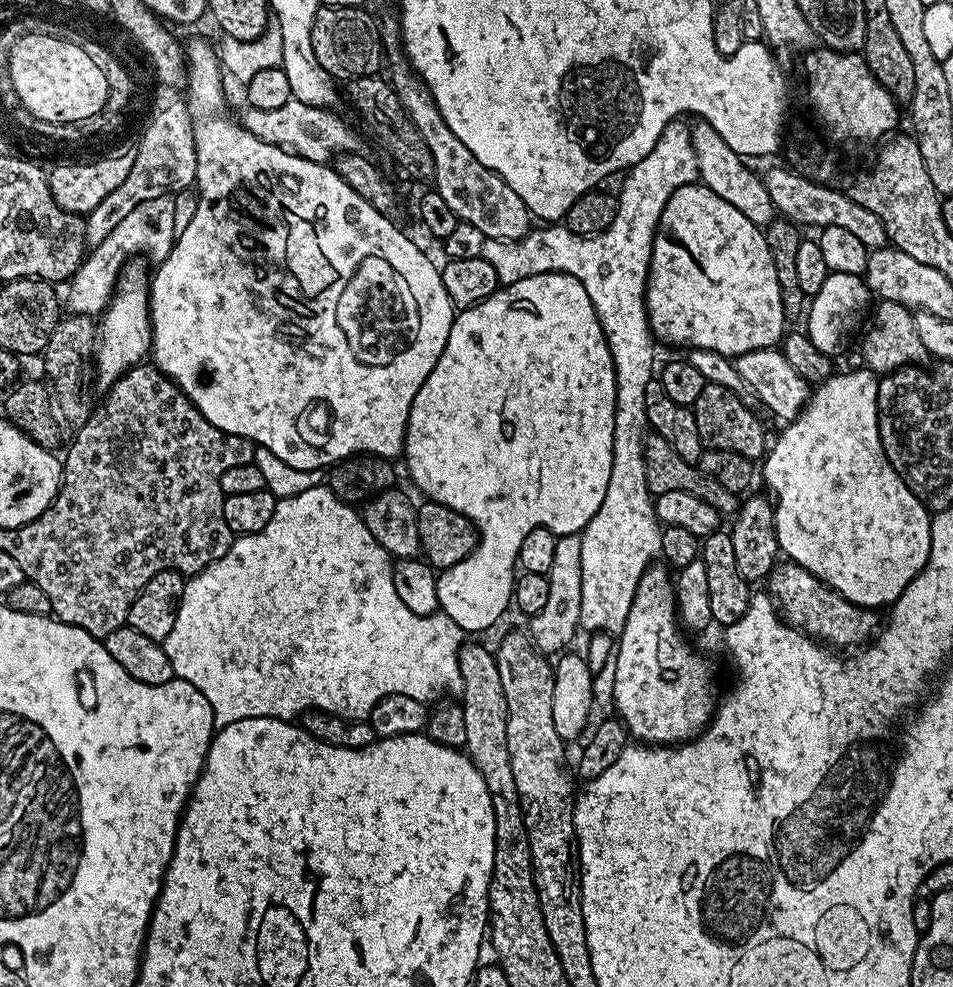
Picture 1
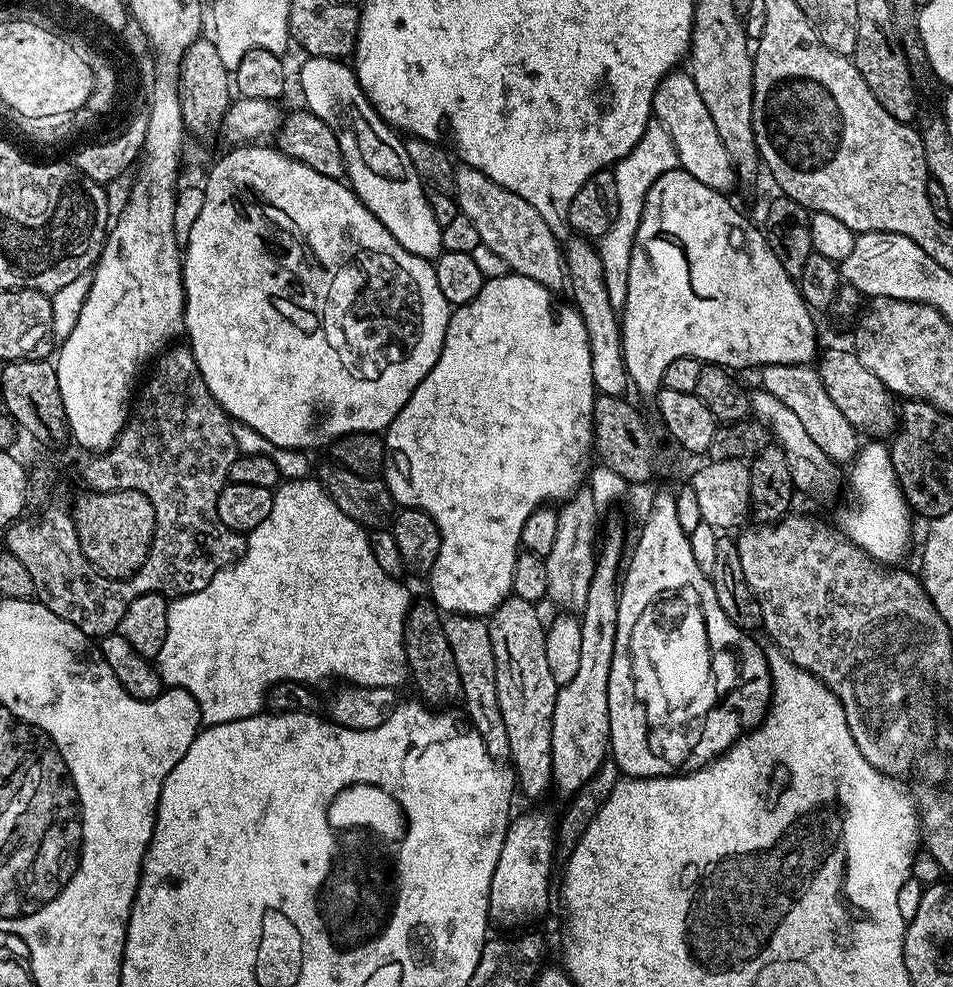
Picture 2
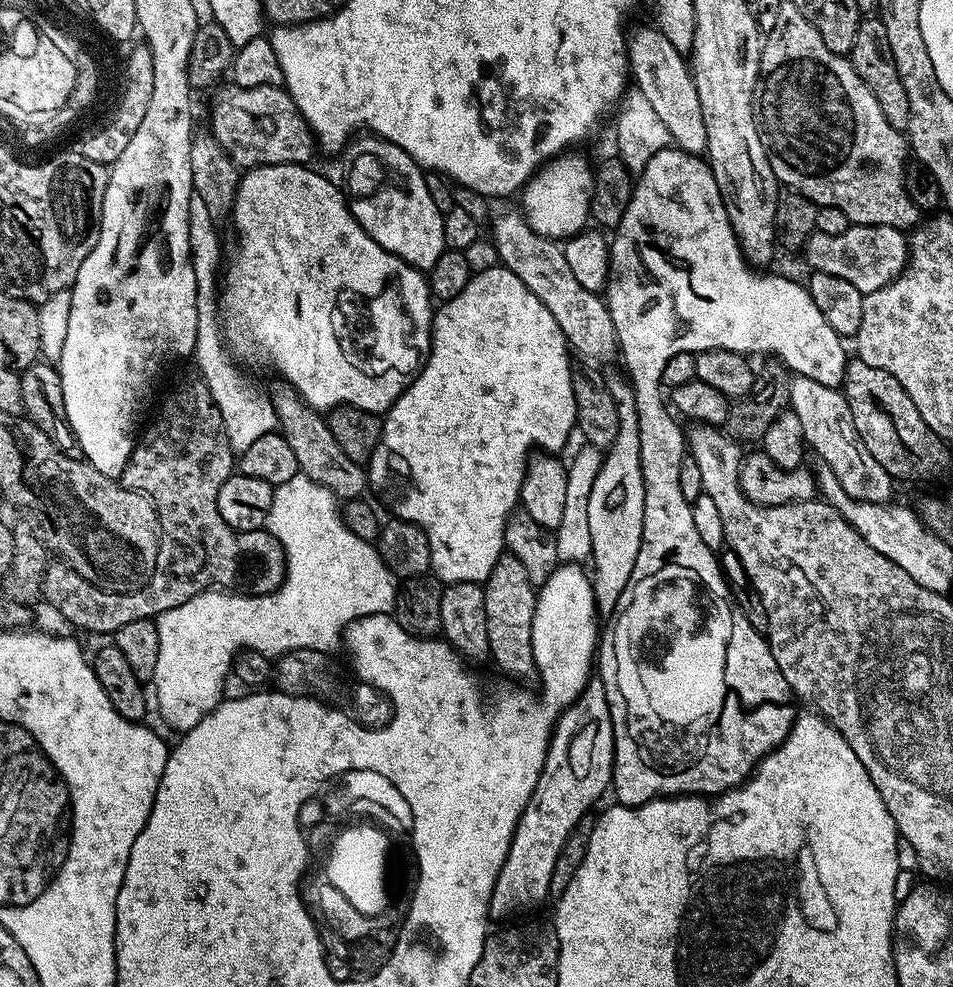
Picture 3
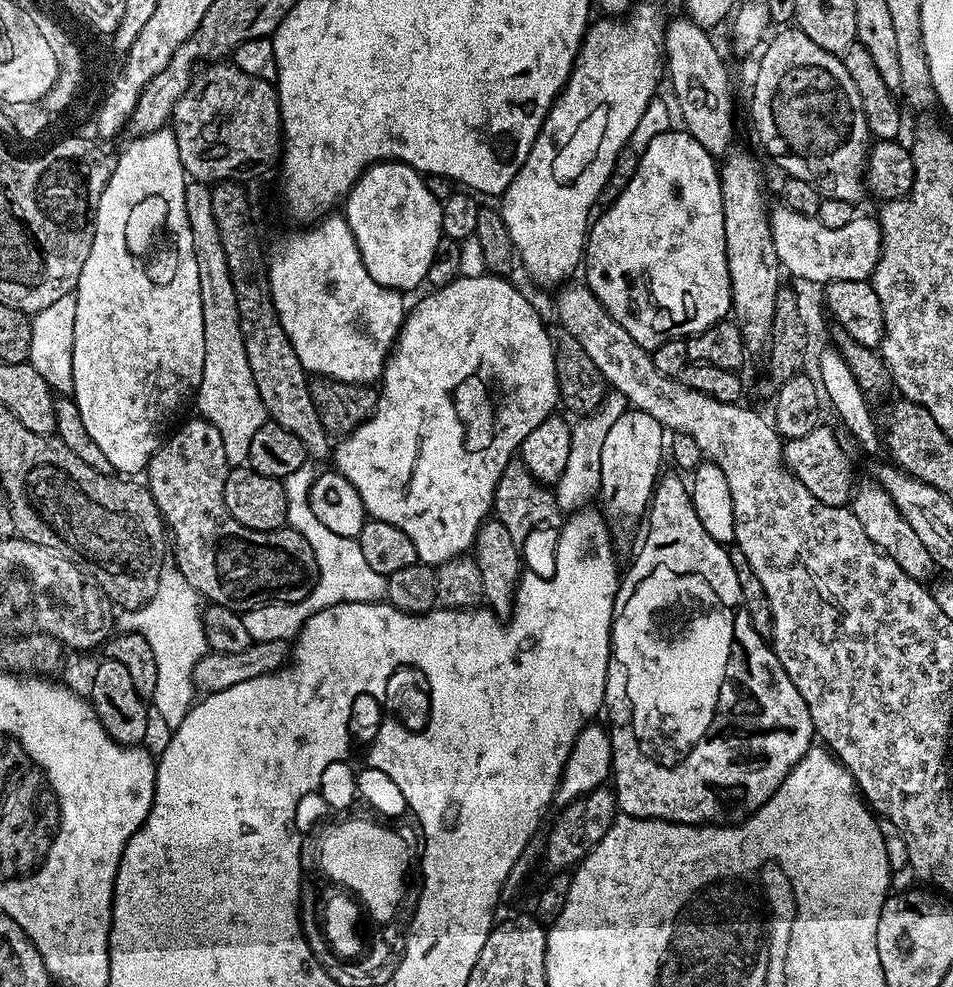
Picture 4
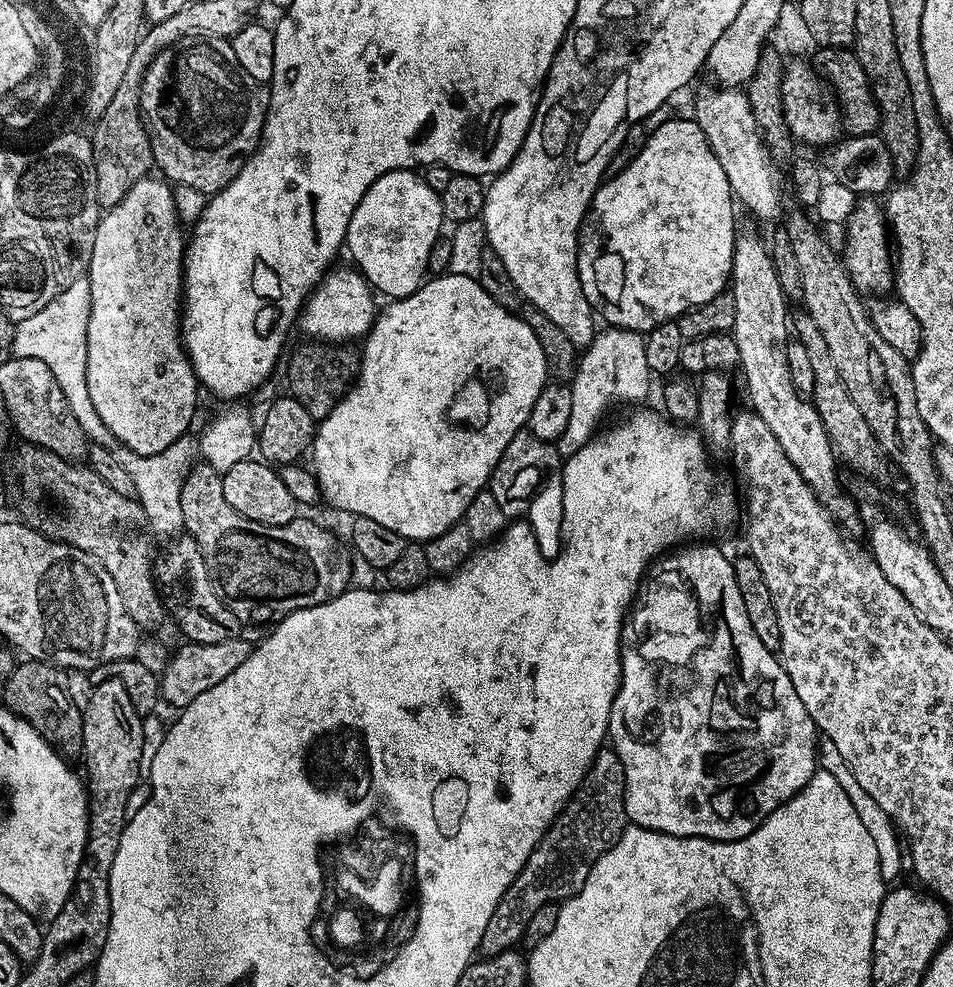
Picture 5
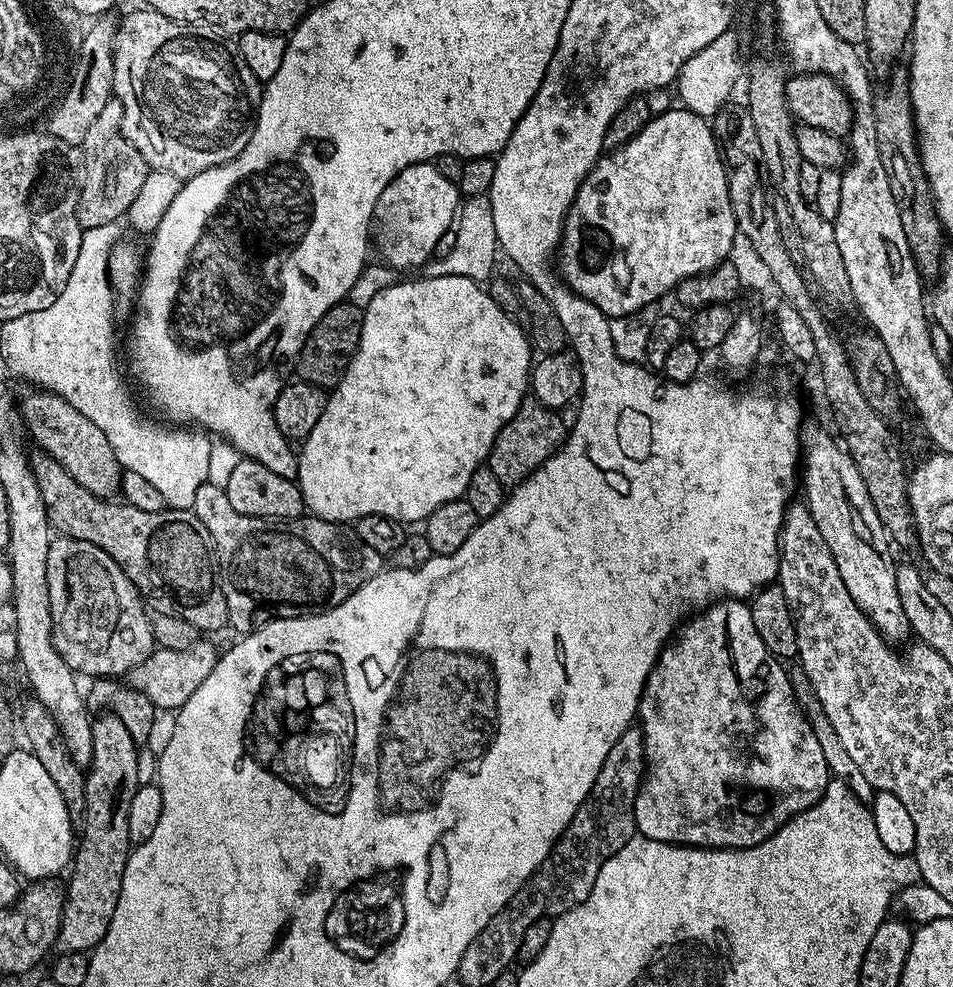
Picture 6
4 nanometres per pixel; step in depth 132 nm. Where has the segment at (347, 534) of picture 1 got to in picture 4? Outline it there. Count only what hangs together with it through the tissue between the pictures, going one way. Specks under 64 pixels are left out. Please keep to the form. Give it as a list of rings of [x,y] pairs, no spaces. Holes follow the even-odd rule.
[[[311,463],[298,466],[294,474],[283,477],[282,483],[286,494],[287,527],[293,528],[306,542],[310,542],[310,550],[314,550],[314,558],[318,562],[318,578],[310,594],[296,604],[262,604],[258,608],[249,608],[243,613],[246,630],[250,630],[253,641],[286,640],[291,641],[301,626],[314,613],[330,606],[349,604],[350,602],[379,603],[387,597],[387,577],[371,569],[363,557],[361,546],[357,539],[343,538],[340,534],[331,533],[310,510],[308,495],[310,486],[315,482],[318,472],[312,469]],[[196,594],[164,595],[150,598],[150,602],[140,608],[121,611],[118,624],[125,632],[140,632],[142,638],[150,642],[150,650],[154,650],[154,666],[158,666],[158,686],[154,686],[150,704],[168,730],[175,730],[197,699],[198,689],[192,675],[209,646],[204,633],[201,597]]]

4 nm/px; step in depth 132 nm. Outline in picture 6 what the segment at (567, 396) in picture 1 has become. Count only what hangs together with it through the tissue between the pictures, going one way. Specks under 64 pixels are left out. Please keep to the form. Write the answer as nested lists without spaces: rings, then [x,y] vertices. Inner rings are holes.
[[[430,277],[404,281],[401,279],[390,285],[388,289],[378,293],[368,308],[364,309],[362,338],[358,342],[358,350],[344,369],[342,378],[331,389],[326,410],[322,410],[322,418],[318,418],[318,426],[314,426],[314,430],[310,430],[308,437],[302,441],[301,448],[304,449],[299,449],[298,452],[298,483],[305,509],[322,520],[355,522],[364,516],[378,514],[411,526],[427,520],[430,514],[434,514],[434,510],[438,510],[438,506],[446,506],[446,502],[461,499],[466,486],[470,486],[471,476],[482,462],[487,461],[500,428],[506,426],[506,422],[510,422],[510,418],[514,418],[514,414],[525,403],[530,392],[533,367],[534,349],[529,333],[521,325],[515,324],[479,283],[464,277]]]

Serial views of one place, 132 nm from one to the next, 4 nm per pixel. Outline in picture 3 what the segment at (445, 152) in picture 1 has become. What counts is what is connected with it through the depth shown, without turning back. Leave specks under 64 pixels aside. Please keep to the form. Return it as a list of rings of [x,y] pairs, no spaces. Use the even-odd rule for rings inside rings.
[[[523,211],[500,212],[491,217],[492,233],[490,239],[496,246],[496,255],[503,267],[510,269],[554,314],[554,322],[568,340],[568,347],[573,353],[585,356],[588,360],[608,360],[618,352],[614,322],[608,313],[608,305],[597,293],[586,290],[574,278],[563,247],[557,241],[535,232],[526,222]]]

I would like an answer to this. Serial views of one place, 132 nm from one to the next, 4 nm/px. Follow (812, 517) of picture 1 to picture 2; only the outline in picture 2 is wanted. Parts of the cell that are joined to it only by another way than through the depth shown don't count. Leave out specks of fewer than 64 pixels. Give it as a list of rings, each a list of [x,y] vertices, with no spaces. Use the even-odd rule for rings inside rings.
[[[884,442],[865,443],[856,453],[856,459],[851,461],[850,468],[852,473],[847,473],[846,480],[848,484],[852,483],[852,501],[840,512],[839,531],[878,563],[899,565],[912,544],[914,516],[904,501],[900,481],[896,479],[889,445]]]

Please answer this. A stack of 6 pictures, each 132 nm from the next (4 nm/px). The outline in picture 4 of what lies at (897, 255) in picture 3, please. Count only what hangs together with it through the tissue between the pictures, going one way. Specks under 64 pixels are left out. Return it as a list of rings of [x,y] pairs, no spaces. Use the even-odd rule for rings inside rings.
[[[783,206],[773,207],[770,219],[774,250],[780,259],[781,269],[787,275],[789,272],[792,276],[801,276],[802,279],[809,280],[812,284],[823,286],[831,280],[868,280],[876,268],[876,263],[880,257],[880,243],[882,242],[879,219],[872,217],[871,220],[868,216],[856,214],[852,221],[846,223],[846,226],[831,229],[824,226],[823,222],[815,216],[803,216]]]

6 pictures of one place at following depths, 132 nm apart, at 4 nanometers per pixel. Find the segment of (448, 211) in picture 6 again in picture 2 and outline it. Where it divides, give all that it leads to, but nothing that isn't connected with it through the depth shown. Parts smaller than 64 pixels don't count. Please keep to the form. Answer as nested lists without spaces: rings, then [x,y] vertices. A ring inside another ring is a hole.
[[[323,58],[305,59],[300,68],[300,92],[304,95],[303,107],[314,113],[338,138],[342,150],[347,183],[352,193],[394,234],[398,246],[418,254],[418,258],[435,261],[442,251],[442,234],[426,198],[426,187],[418,170],[406,154],[404,140],[397,129],[387,124],[371,104],[356,81],[356,73],[344,62],[329,62]]]

